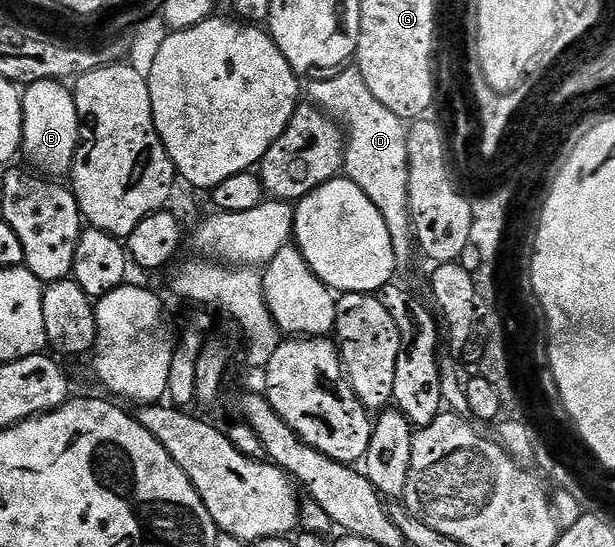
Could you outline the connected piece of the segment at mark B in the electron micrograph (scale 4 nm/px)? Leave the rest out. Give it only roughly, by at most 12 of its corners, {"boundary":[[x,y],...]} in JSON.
{"boundary":[[72,90],[22,94],[22,152],[46,176],[72,170],[81,124]]}

